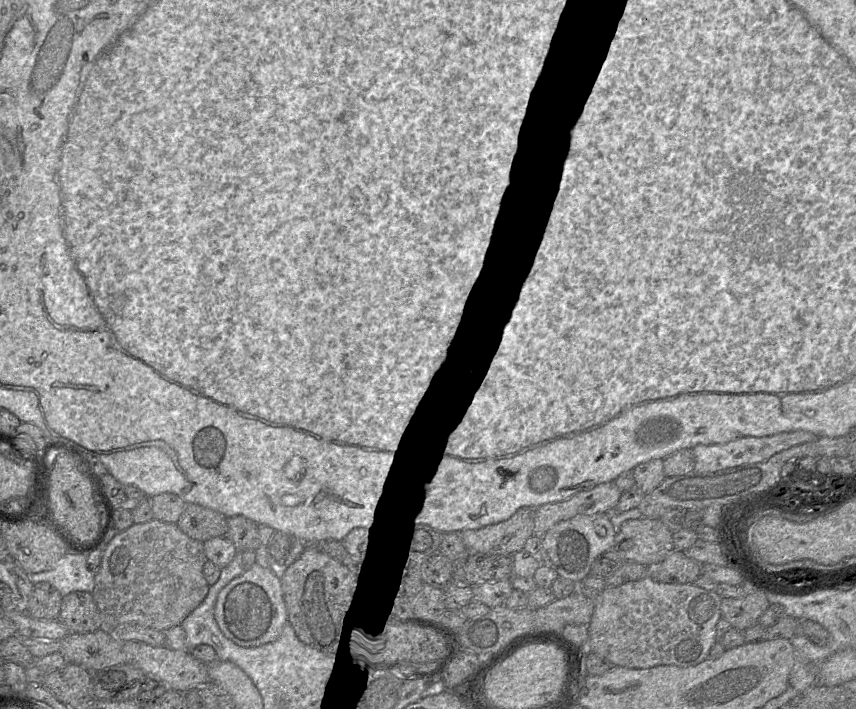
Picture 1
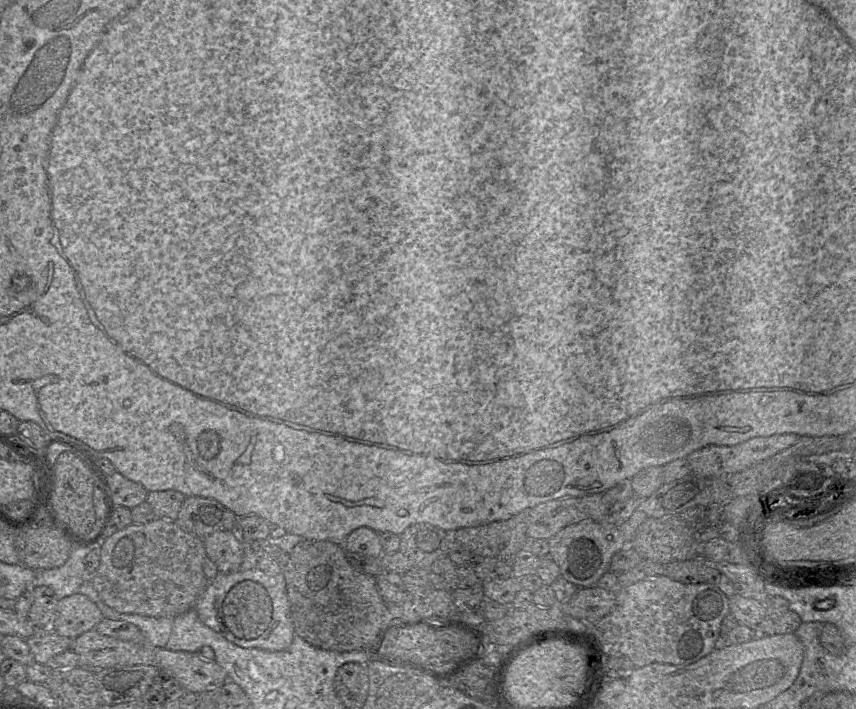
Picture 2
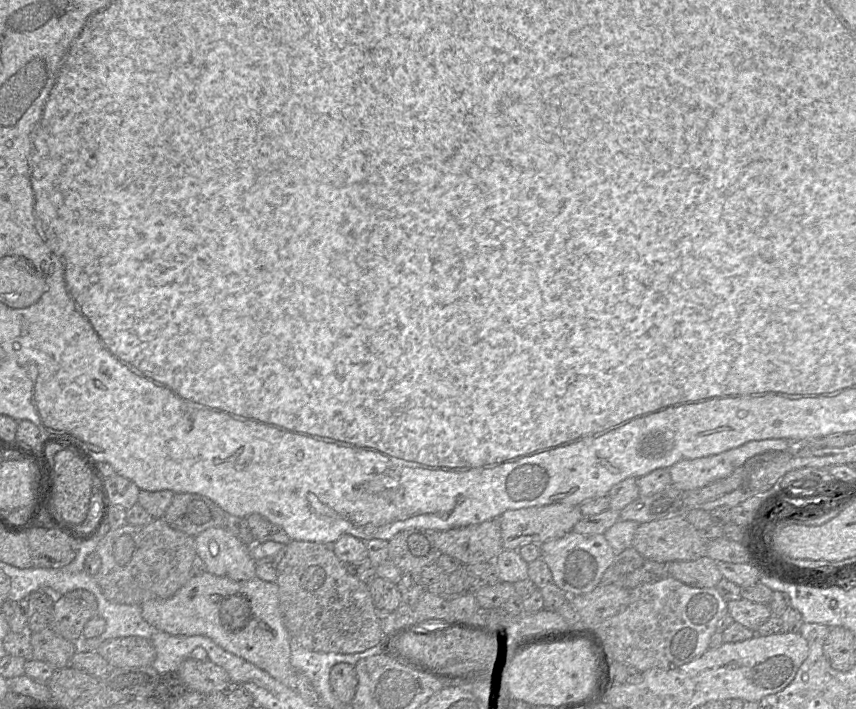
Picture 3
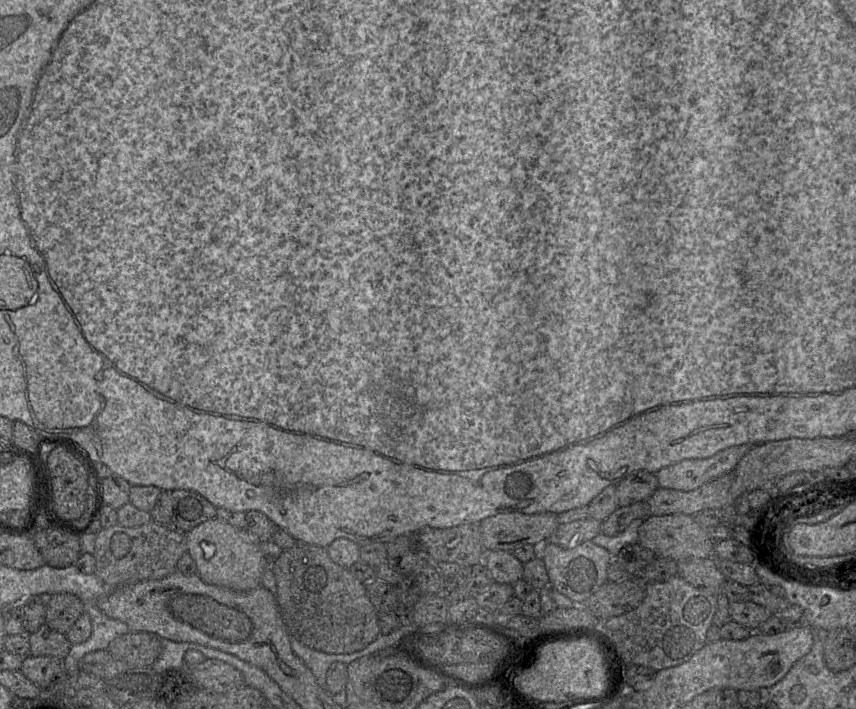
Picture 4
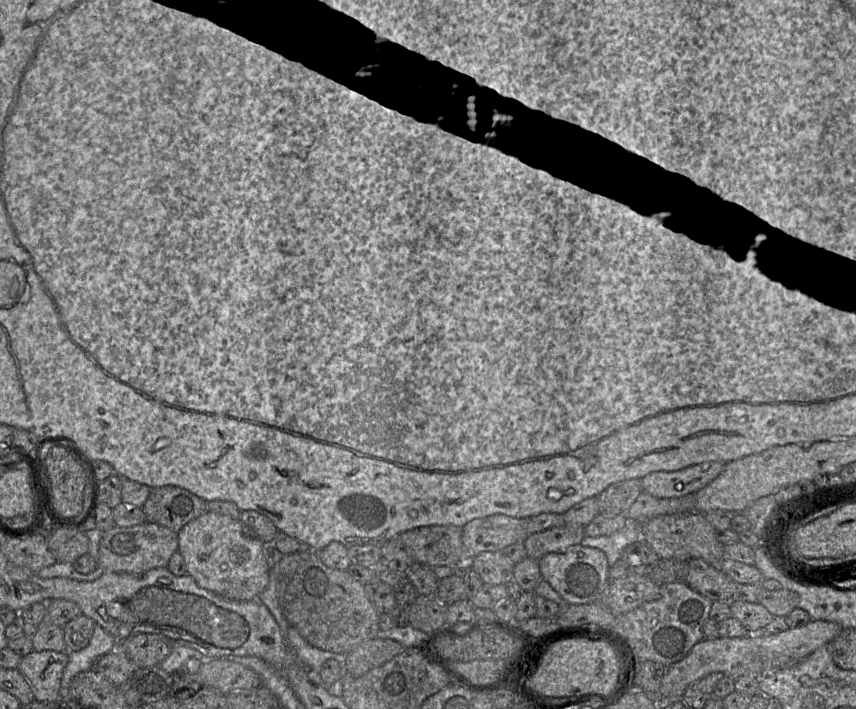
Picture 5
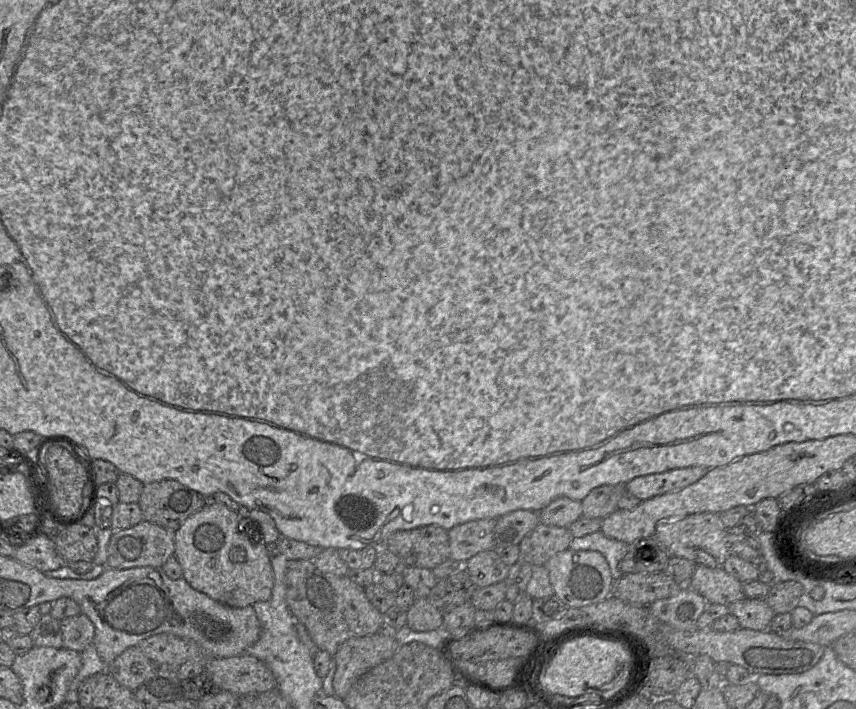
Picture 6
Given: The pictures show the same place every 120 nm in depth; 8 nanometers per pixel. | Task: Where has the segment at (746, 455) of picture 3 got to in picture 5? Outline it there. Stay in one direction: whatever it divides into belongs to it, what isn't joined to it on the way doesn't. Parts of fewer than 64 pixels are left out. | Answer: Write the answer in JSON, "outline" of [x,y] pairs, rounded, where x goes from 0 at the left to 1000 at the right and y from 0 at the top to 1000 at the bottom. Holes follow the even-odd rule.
{"outline":[[[821,652],[790,664],[765,664],[749,676],[750,694],[766,702],[790,702],[812,697],[834,677],[847,653]]]}

